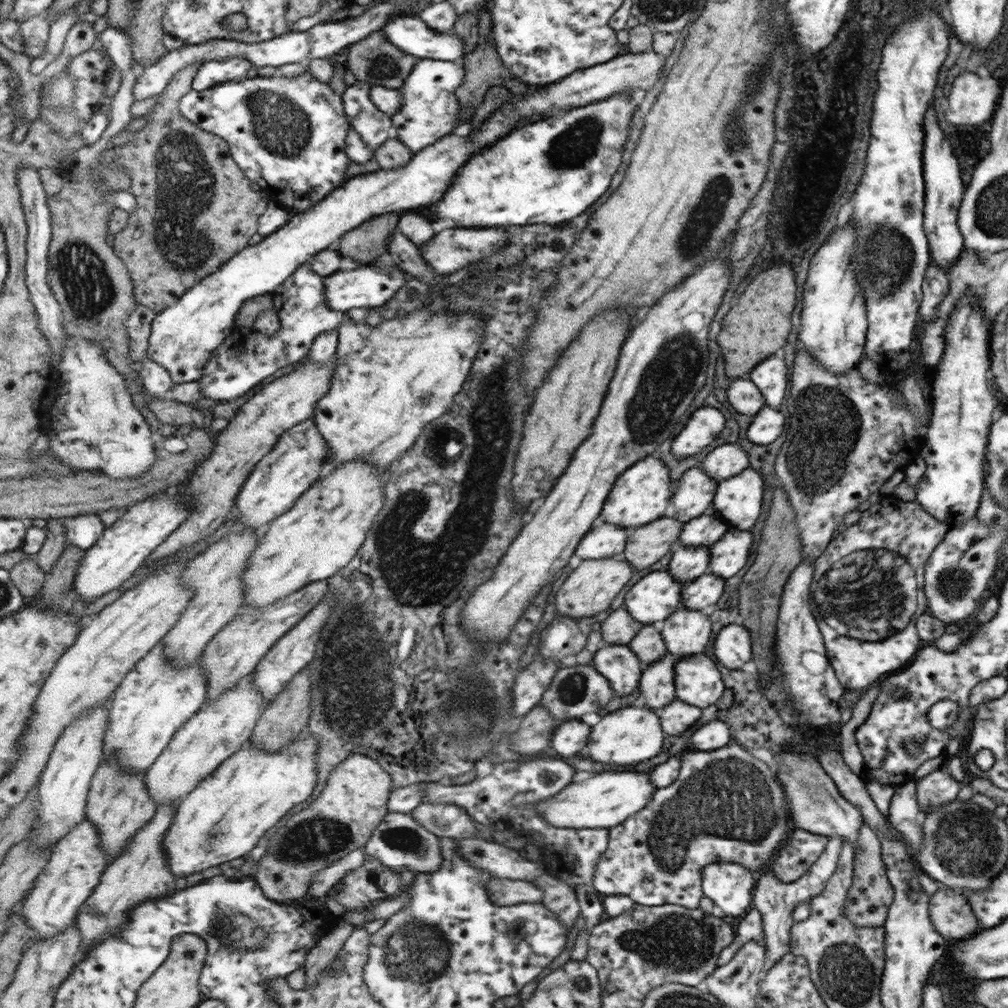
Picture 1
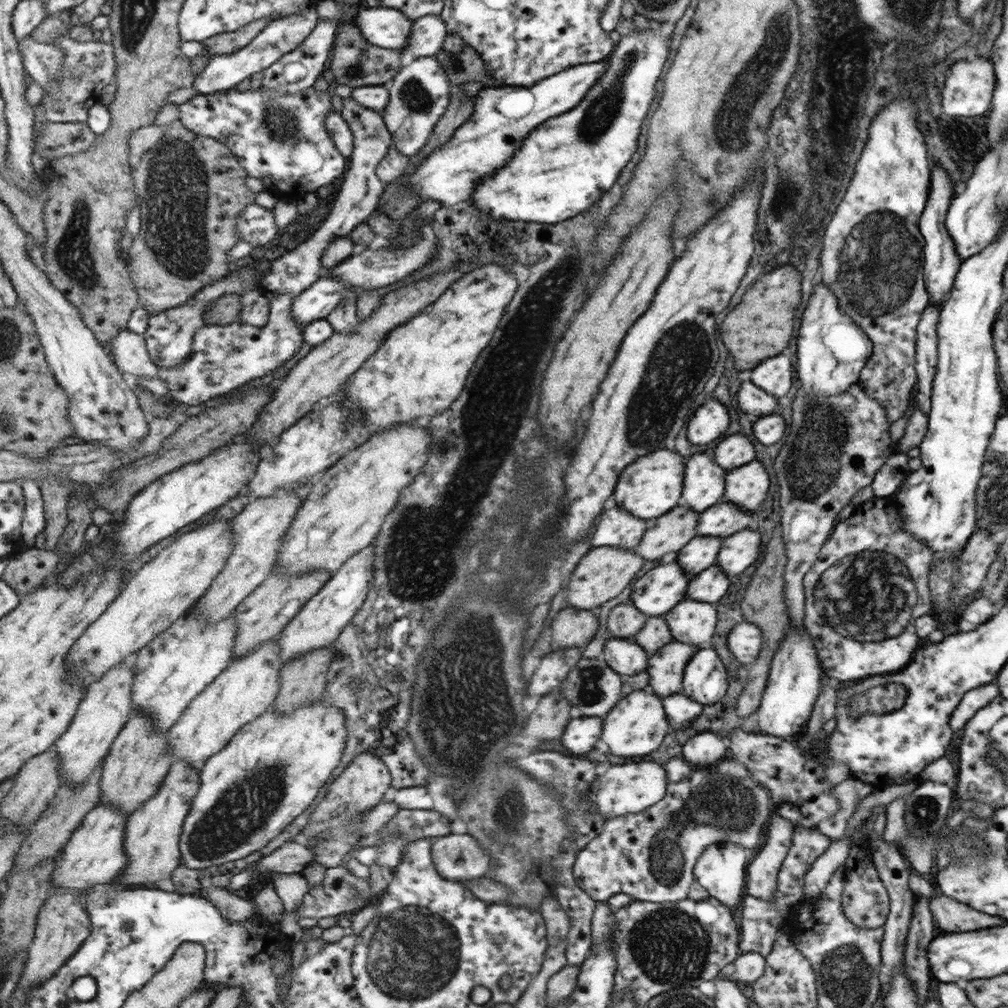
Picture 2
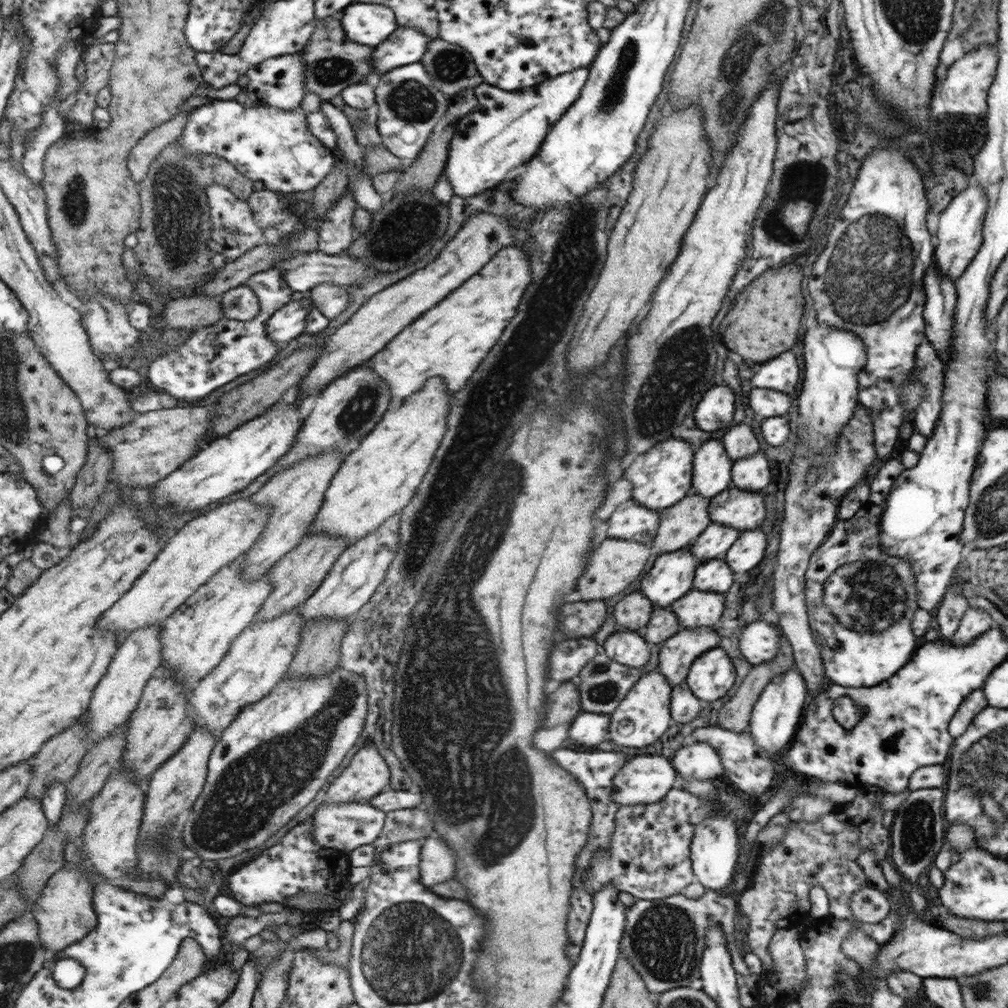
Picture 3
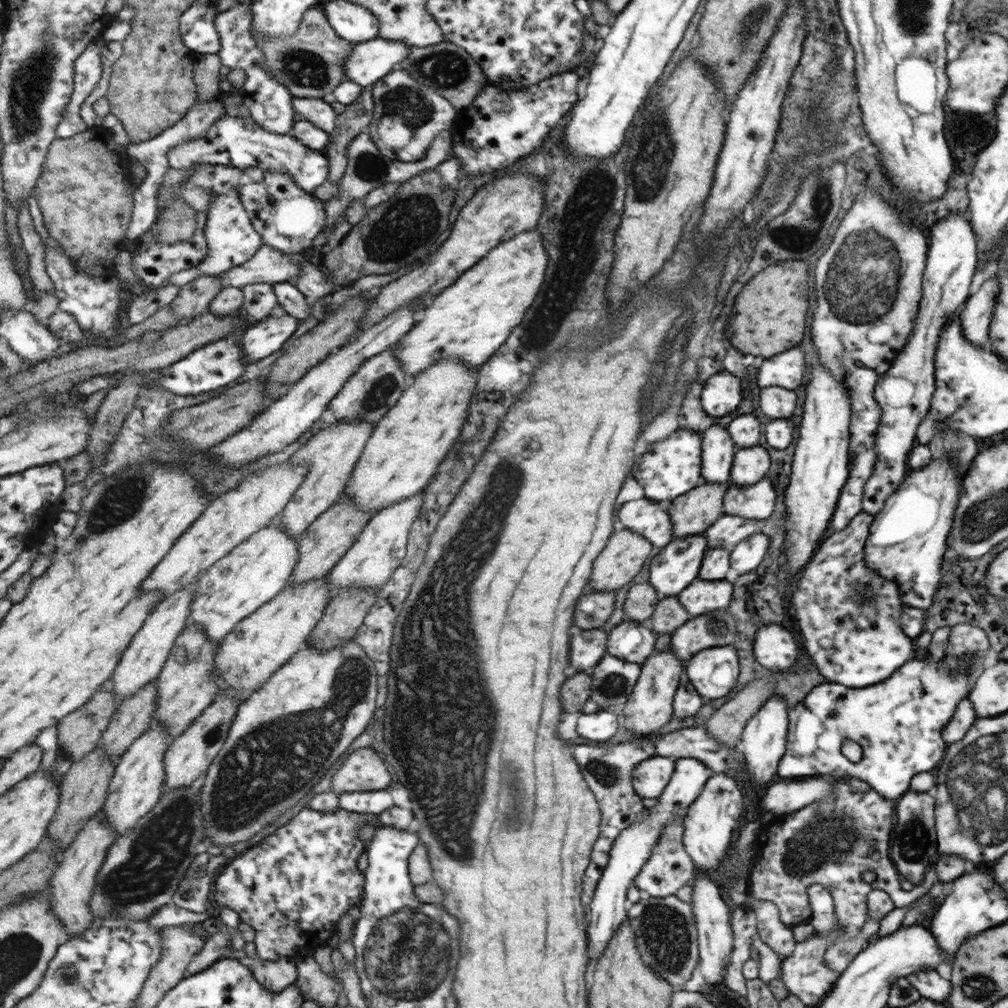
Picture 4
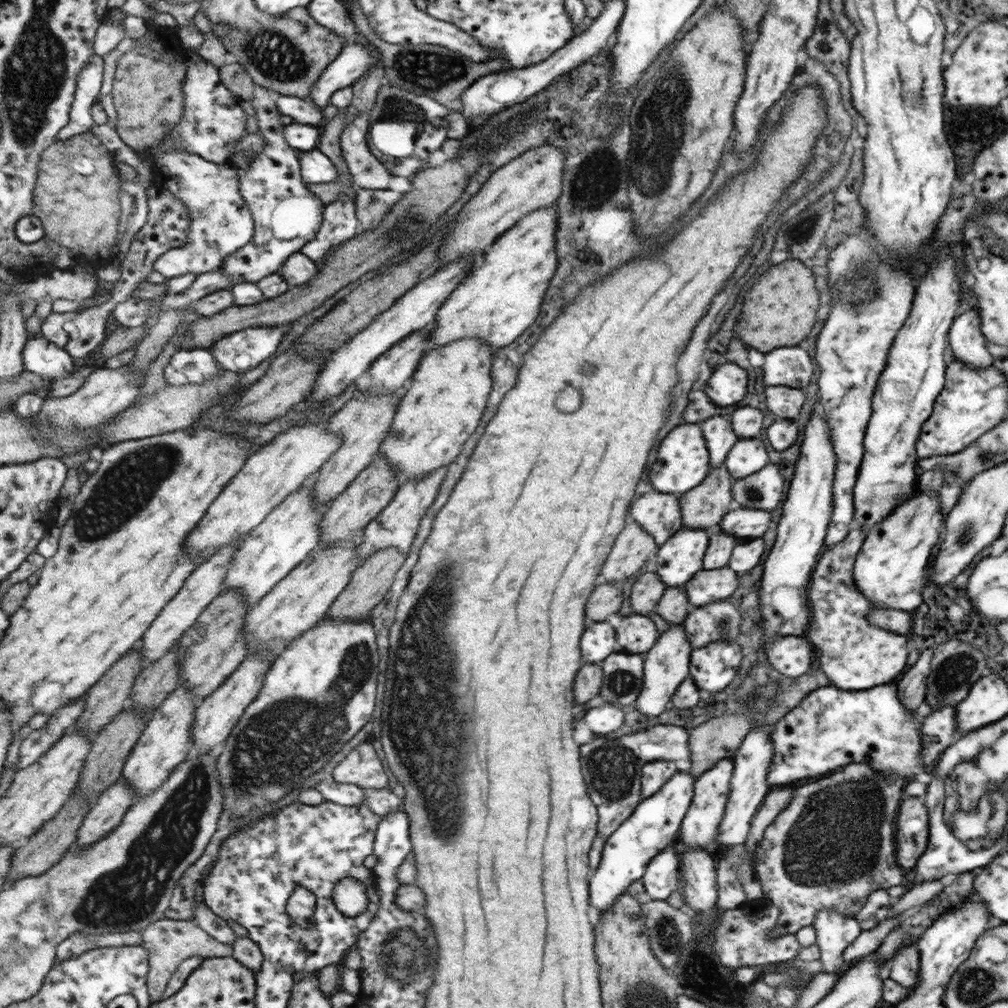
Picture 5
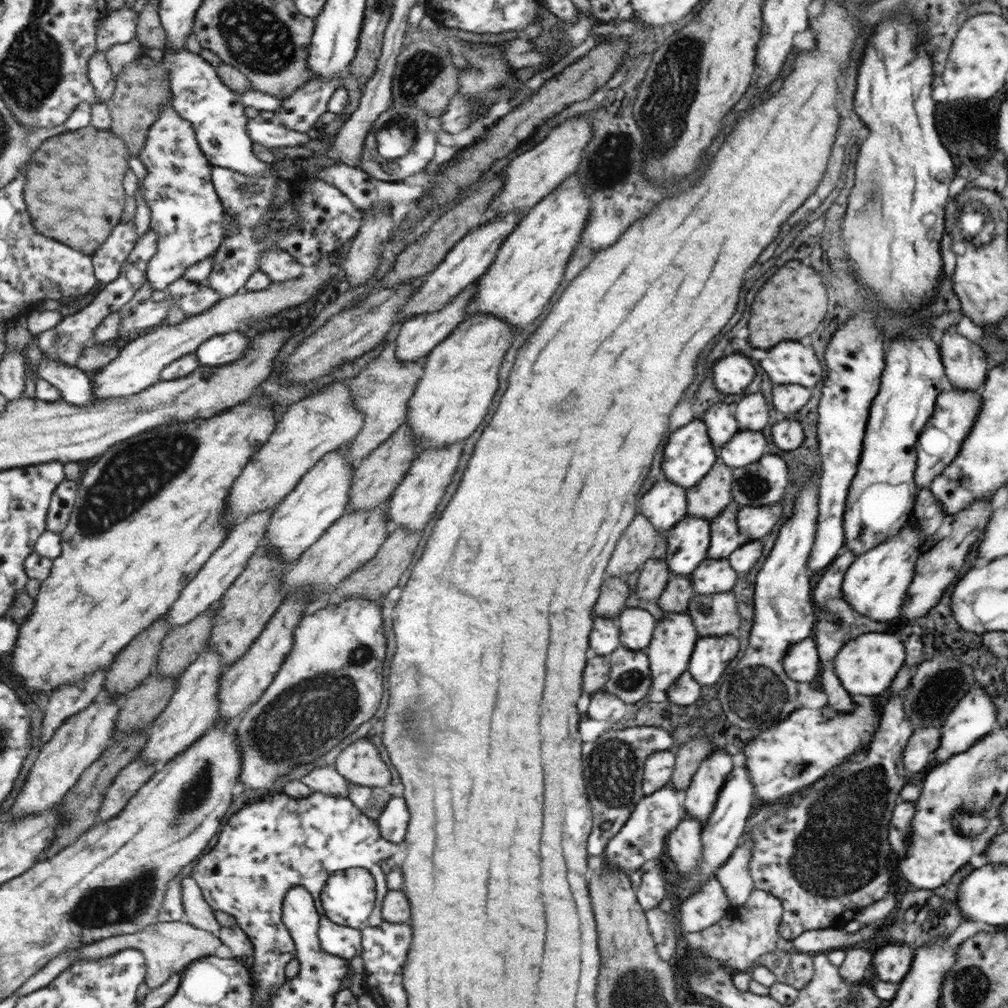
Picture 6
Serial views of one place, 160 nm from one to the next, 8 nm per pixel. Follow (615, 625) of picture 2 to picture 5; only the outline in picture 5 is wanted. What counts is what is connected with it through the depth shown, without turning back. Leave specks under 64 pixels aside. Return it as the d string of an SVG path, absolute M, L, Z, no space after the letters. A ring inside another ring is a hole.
M647 571L639 576L631 587L629 604L637 615L645 616L654 611L666 587L660 582L660 577L653 571Z

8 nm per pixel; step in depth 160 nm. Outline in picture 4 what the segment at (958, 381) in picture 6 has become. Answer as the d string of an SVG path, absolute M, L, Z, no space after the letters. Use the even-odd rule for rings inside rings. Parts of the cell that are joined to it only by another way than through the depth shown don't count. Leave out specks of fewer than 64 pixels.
M996 275L983 281L977 292L965 301L962 311L958 313L963 335L977 346L985 347L988 339L993 301L998 291L999 277Z

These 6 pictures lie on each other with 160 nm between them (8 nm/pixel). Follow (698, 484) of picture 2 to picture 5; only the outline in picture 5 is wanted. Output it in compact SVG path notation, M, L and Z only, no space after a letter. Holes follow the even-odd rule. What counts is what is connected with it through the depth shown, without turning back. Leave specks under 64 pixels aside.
M713 415L702 420L704 440L709 449L709 460L714 468L720 468L728 452L737 443L739 437L732 431L732 423L721 415Z

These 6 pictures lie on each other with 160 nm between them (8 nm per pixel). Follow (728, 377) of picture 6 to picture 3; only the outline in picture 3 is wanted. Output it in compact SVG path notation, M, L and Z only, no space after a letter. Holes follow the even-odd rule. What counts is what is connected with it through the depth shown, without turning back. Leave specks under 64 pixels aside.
M717 384L705 392L693 410L697 428L703 432L715 432L731 422L733 392L725 384Z

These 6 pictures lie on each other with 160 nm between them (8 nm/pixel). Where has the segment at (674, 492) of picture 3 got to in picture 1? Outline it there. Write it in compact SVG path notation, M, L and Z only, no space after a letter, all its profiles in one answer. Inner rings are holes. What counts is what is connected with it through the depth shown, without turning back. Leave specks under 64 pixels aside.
M651 454L633 463L615 480L615 485L612 486L611 493L601 511L602 521L630 530L635 529L663 516L669 504L669 496L671 496L669 469L661 459Z

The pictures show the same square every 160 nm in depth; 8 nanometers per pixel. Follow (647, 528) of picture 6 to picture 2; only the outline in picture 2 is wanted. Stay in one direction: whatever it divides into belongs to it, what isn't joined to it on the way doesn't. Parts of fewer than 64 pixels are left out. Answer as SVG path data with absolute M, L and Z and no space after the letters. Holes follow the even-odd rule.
M592 547L581 557L570 574L569 595L567 596L567 607L581 610L595 611L601 607L603 602L615 598L635 576L635 572L643 566L643 557L632 549L619 547Z

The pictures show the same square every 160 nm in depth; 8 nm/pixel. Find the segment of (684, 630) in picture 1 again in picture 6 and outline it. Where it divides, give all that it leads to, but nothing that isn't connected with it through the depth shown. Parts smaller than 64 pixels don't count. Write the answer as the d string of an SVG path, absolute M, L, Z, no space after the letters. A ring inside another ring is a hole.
M709 559L693 572L690 579L697 596L711 596L731 591L736 578L727 559Z

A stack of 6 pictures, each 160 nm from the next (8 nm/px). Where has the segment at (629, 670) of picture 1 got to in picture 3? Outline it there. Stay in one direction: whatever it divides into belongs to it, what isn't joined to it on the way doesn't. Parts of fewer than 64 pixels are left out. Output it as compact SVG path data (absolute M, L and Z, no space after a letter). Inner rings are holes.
M618 628L601 647L604 655L619 664L639 669L649 658L649 648L640 631Z

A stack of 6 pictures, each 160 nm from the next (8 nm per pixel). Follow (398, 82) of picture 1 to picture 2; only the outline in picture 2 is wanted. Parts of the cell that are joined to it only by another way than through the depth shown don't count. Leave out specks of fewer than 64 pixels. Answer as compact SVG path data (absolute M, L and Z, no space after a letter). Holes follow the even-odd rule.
M344 22L341 23L339 34L336 34L331 58L327 62L326 76L330 78L332 86L345 84L345 86L356 88L367 85L383 85L391 82L399 72L400 58L399 51L369 44L360 35L360 29L355 24Z

